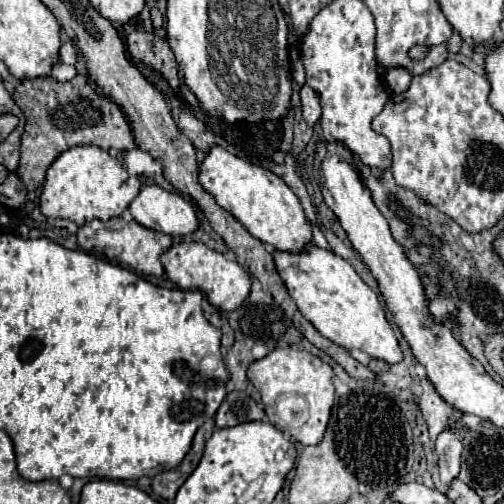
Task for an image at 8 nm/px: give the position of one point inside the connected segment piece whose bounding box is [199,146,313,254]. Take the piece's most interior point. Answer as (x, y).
(262, 202)

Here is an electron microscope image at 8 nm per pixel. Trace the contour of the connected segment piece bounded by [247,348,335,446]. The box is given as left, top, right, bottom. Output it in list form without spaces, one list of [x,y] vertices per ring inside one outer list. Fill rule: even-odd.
[[[275,348],[265,358],[255,360],[249,366],[247,376],[249,376],[251,384],[261,392],[261,398],[263,398],[265,408],[271,408],[281,394],[297,394],[297,396],[303,396],[307,400],[307,406],[309,406],[309,418],[307,418],[307,422],[299,430],[293,430],[291,436],[299,444],[303,444],[303,446],[319,444],[323,440],[325,428],[327,428],[329,418],[331,418],[331,408],[335,404],[335,386],[333,386],[335,370],[331,368],[331,364],[327,364],[319,356],[309,354],[307,350]]]

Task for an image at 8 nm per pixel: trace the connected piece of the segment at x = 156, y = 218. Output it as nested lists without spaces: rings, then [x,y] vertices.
[[[147,186],[129,206],[131,216],[145,228],[169,234],[177,240],[193,234],[199,220],[191,202],[179,194],[165,192],[159,186]]]

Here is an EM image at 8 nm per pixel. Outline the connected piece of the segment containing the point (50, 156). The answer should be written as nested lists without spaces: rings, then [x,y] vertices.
[[[75,76],[71,82],[55,82],[53,78],[23,80],[15,88],[13,98],[27,118],[21,138],[19,174],[29,190],[37,190],[55,158],[73,146],[95,144],[103,150],[115,148],[121,152],[137,148],[131,122],[125,118],[121,106],[93,86],[87,76]]]

